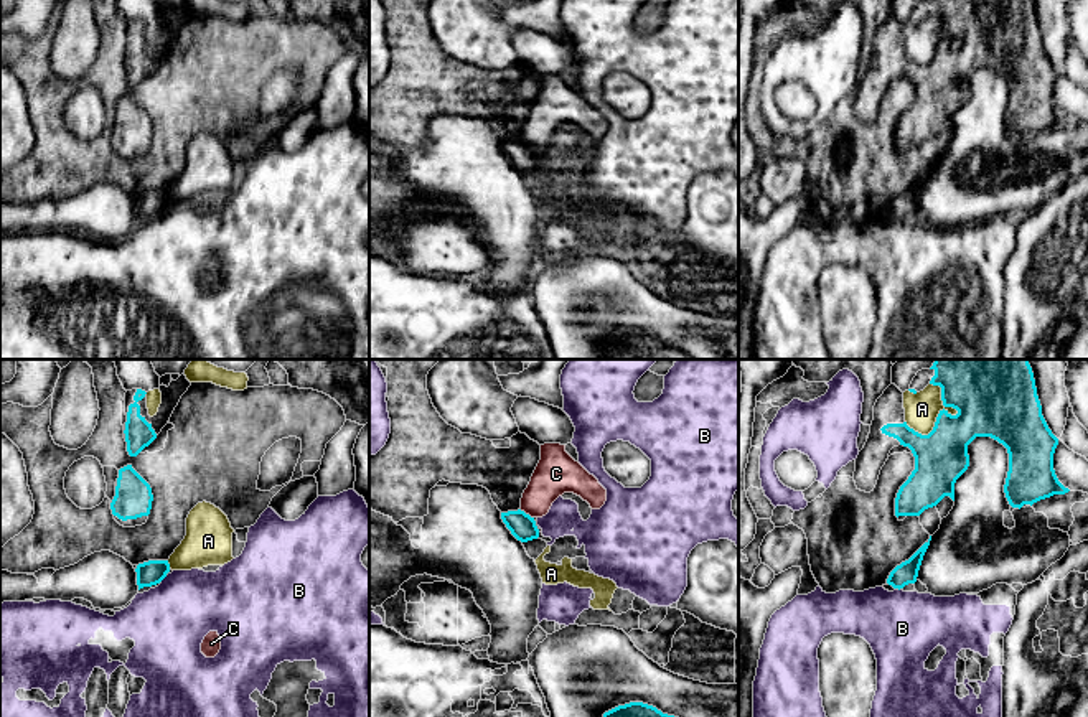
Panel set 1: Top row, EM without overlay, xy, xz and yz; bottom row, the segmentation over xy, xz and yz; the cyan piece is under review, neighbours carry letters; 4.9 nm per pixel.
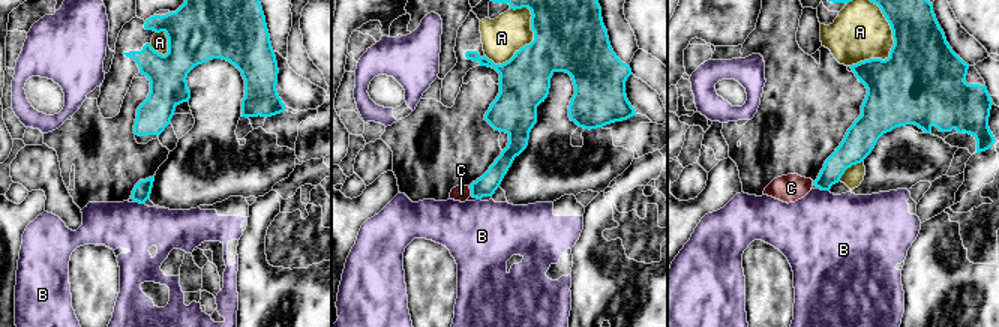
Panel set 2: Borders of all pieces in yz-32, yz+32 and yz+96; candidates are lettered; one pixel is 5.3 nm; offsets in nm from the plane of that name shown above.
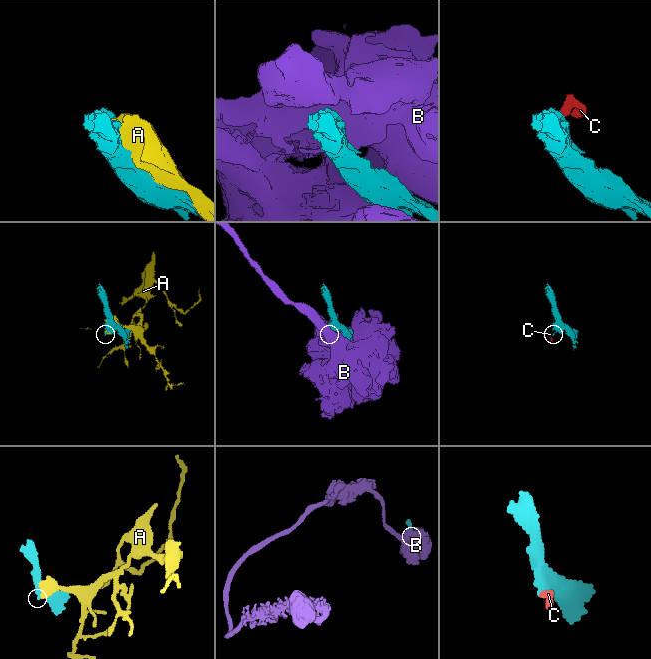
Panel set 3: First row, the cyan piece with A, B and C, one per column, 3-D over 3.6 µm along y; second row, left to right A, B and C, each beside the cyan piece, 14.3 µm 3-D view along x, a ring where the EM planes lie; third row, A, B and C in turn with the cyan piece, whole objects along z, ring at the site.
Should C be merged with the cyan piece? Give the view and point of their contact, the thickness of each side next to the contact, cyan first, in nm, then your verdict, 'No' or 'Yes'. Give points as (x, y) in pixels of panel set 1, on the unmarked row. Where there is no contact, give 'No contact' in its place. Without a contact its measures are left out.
Touches cyan at xz (525, 144). Thickness 120 nm (cyan) against 200 nm. No

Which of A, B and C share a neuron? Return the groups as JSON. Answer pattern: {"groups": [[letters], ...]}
{"groups": [["A", "C"], ["B"]]}

